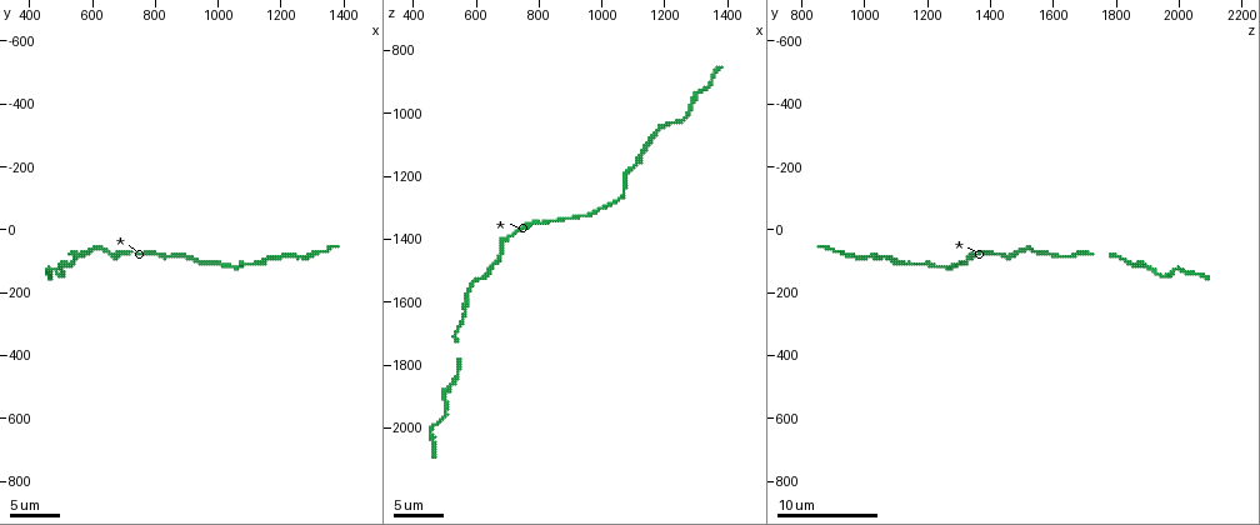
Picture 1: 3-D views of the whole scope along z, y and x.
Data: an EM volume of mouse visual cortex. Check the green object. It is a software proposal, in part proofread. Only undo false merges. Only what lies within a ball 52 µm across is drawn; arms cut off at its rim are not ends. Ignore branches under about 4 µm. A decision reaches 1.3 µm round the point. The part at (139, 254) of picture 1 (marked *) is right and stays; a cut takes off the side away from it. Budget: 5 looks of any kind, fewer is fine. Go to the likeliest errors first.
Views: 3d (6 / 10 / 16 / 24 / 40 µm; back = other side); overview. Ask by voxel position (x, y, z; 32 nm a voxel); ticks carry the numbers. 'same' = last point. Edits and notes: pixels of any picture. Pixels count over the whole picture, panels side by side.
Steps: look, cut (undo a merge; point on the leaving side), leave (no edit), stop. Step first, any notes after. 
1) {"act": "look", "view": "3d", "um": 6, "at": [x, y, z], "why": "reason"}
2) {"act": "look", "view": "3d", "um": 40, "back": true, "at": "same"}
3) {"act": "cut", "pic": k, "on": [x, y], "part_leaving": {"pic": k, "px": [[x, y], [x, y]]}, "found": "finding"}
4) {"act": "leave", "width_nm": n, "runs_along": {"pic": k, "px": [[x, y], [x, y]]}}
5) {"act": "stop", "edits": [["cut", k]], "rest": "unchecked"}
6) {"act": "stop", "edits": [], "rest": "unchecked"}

{"act": "look", "view": "3d", "um": 10, "at": [500, 110, 1890], "why": "thick turns thin"}

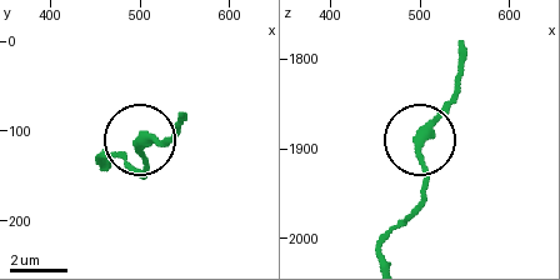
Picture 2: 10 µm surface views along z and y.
{"act": "leave", "found": "all the same neuron"}

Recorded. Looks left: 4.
{"act": "look", "view": "3d", "um": 10, "at": [1130, 120, 1140], "why": "calibre changes"}

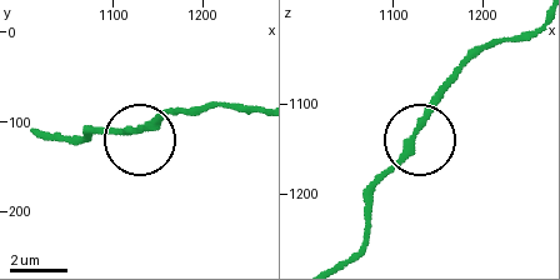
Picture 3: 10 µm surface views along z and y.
{"act": "look", "view": "3d", "um": 10, "back": true, "at": [1120, 110, 1135], "why": "other side"}

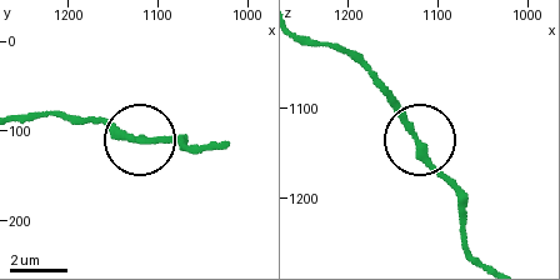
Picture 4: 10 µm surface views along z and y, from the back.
{"act": "leave", "runs_along": {"pic": 4, "px": [[471, 254], [460, 196], [393, 95], [366, 69]]}, "found": "one neuron here"}

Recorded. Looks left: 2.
{"act": "look", "view": "3d", "um": 16, "at": [1270, 90, 1010], "why": "calibre changes"}

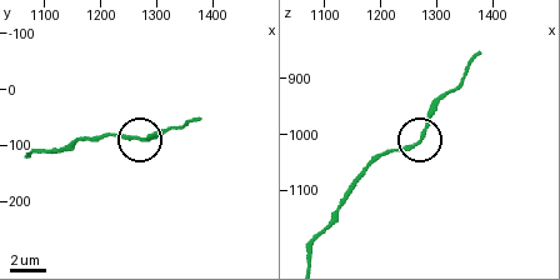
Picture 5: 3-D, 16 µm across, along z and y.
{"act": "look", "view": "3d", "um": 6, "at": [1280, 85, 1000]}

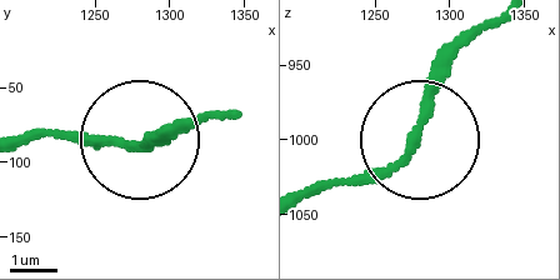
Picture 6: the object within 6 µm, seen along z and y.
{"act": "leave", "width_nm": 210, "found": "one neuron here"}

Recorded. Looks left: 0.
{"act": "stop", "edits": [], "rest": "unchecked"}

